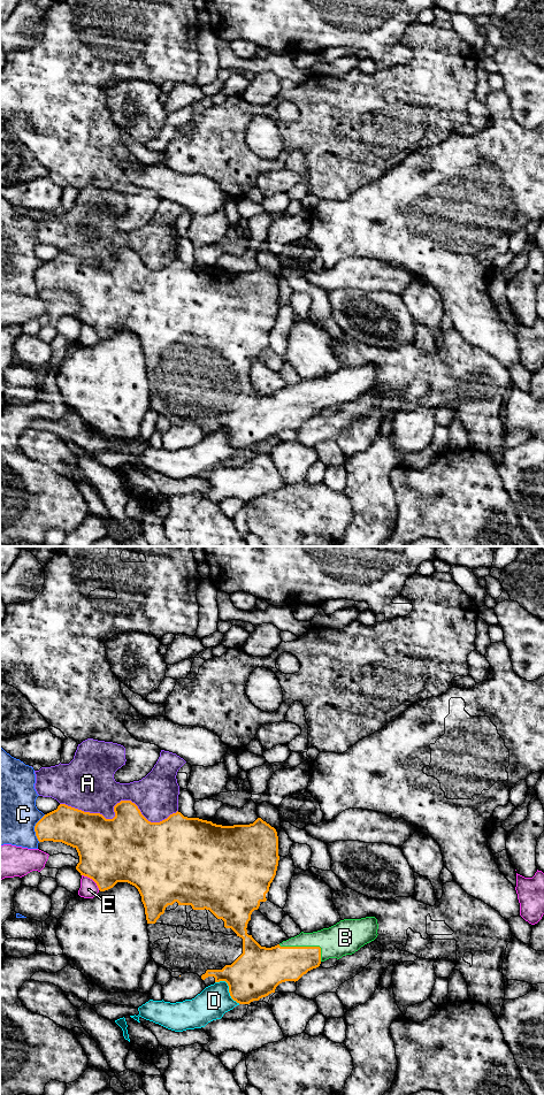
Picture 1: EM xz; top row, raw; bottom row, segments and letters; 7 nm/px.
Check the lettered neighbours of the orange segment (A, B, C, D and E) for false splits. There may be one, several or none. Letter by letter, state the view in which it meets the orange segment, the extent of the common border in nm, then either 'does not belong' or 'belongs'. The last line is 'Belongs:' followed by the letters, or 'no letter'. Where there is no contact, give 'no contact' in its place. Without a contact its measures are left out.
A: contact in xz; length 850 nm; does not belong
B: contact in xz; length 320 nm; belongs
C: contact in xz; length 200 nm; does not belong
D: contact in xz; length 240 nm; does not belong
E: contact in xz; length 170 nm; does not belong
Belongs: B

